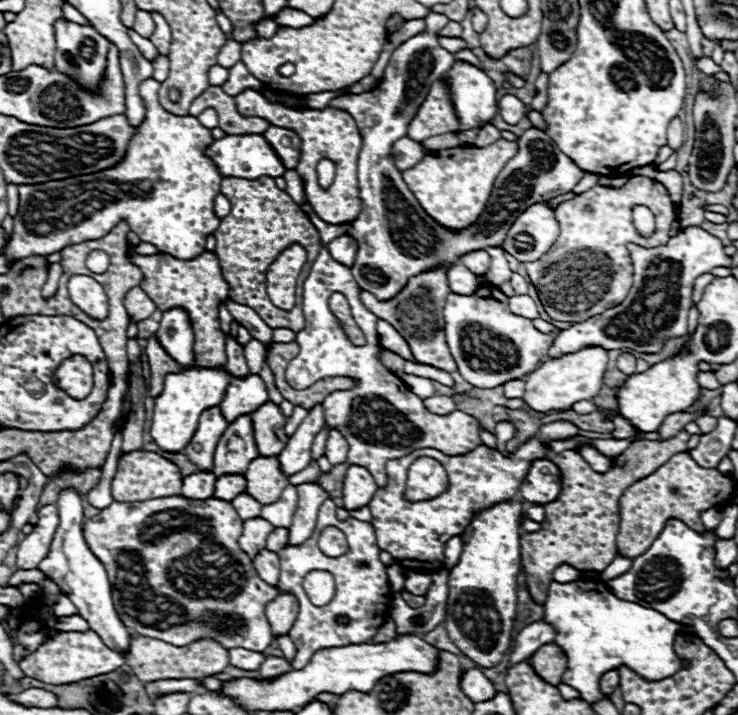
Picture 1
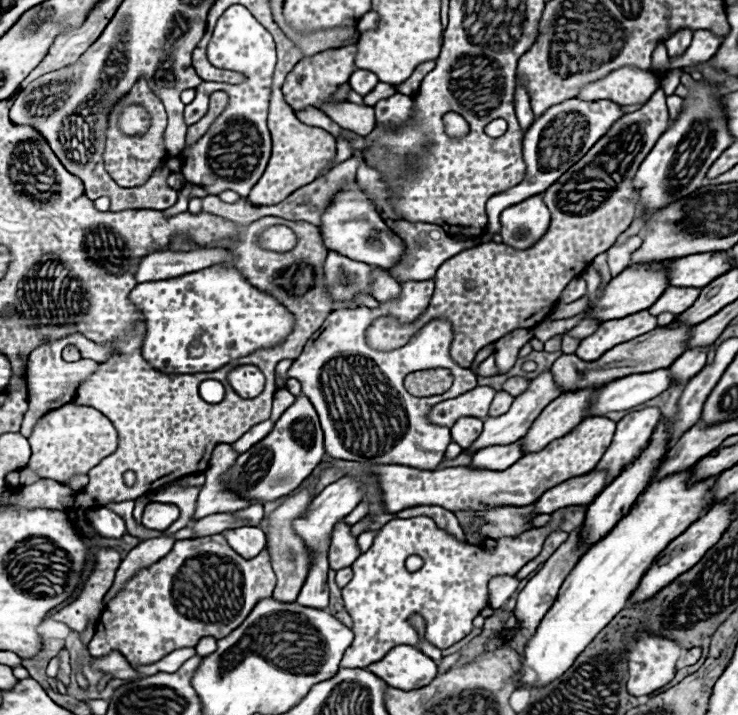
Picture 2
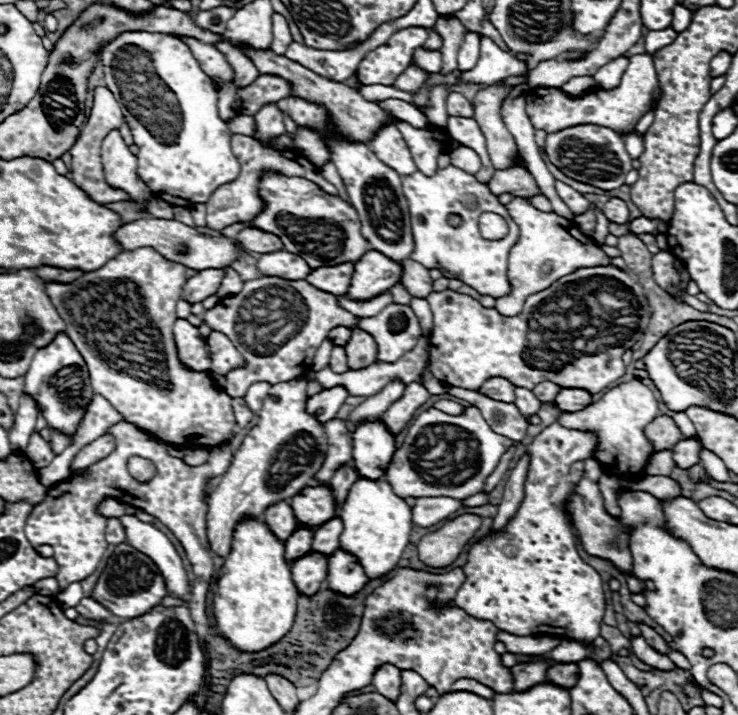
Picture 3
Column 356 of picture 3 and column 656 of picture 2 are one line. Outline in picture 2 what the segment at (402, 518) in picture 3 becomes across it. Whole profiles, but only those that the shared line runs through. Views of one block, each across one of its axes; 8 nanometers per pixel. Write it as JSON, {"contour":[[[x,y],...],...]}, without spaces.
{"contour":[[[694,466],[650,484],[642,496],[638,496],[630,512],[618,520],[598,544],[592,544],[566,576],[554,606],[542,618],[522,654],[522,670],[532,668],[538,674],[534,686],[546,686],[574,664],[578,652],[582,652],[586,644],[590,644],[590,640],[594,640],[594,636],[626,606],[644,572],[660,552],[666,550],[670,540],[680,536],[714,502],[710,488],[714,488],[718,476],[710,476],[710,480],[686,488],[686,476],[690,476],[690,472],[694,472]]]}

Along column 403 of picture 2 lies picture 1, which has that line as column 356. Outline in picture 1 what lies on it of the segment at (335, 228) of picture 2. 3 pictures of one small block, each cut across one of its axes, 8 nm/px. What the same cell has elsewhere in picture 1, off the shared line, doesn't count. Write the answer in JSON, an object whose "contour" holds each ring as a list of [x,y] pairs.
{"contour":[[[342,234],[342,236],[334,238],[326,248],[328,248],[328,252],[332,254],[332,258],[334,258],[334,260],[338,260],[338,262],[342,262],[342,264],[346,264],[348,268],[352,268],[352,266],[354,266],[356,252],[358,252],[358,244],[356,244],[356,240],[354,240],[352,236]]]}

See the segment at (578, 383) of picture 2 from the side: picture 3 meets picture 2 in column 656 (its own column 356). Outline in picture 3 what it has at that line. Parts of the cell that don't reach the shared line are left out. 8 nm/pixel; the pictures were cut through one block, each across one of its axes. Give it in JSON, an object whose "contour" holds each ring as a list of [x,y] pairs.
{"contour":[[[360,328],[352,330],[352,336],[344,348],[346,348],[346,356],[348,356],[348,366],[352,370],[366,368],[372,362],[376,362],[376,356],[378,356],[376,340]]]}

